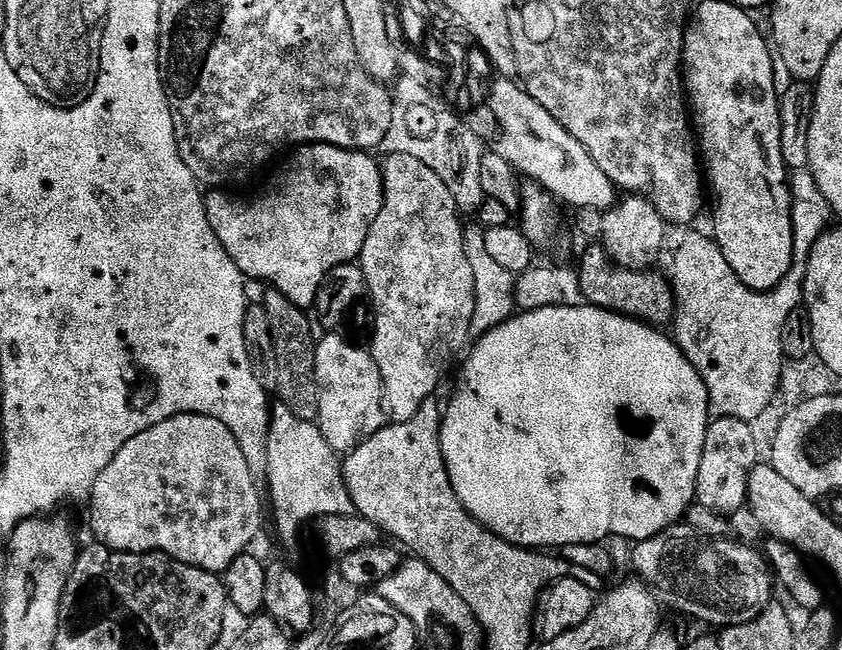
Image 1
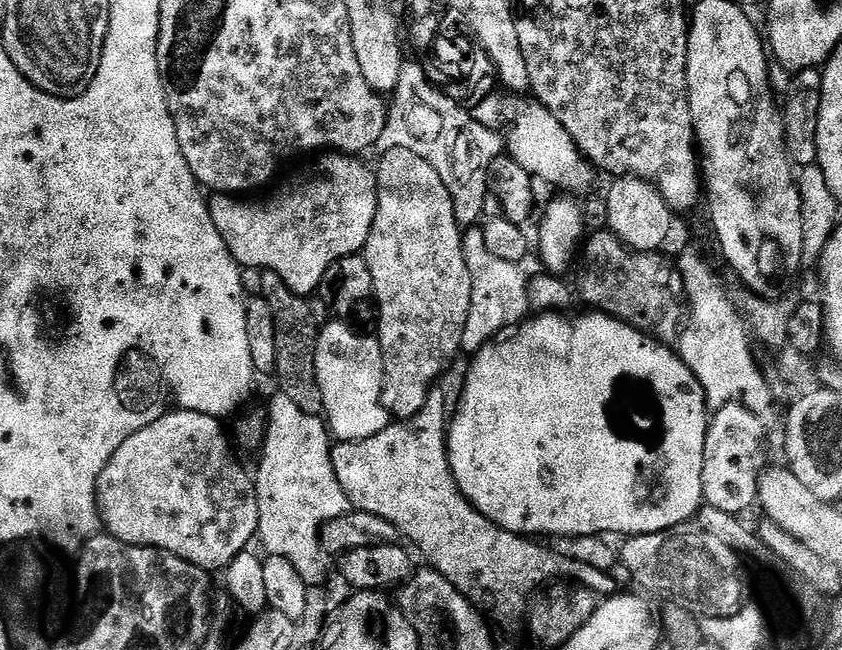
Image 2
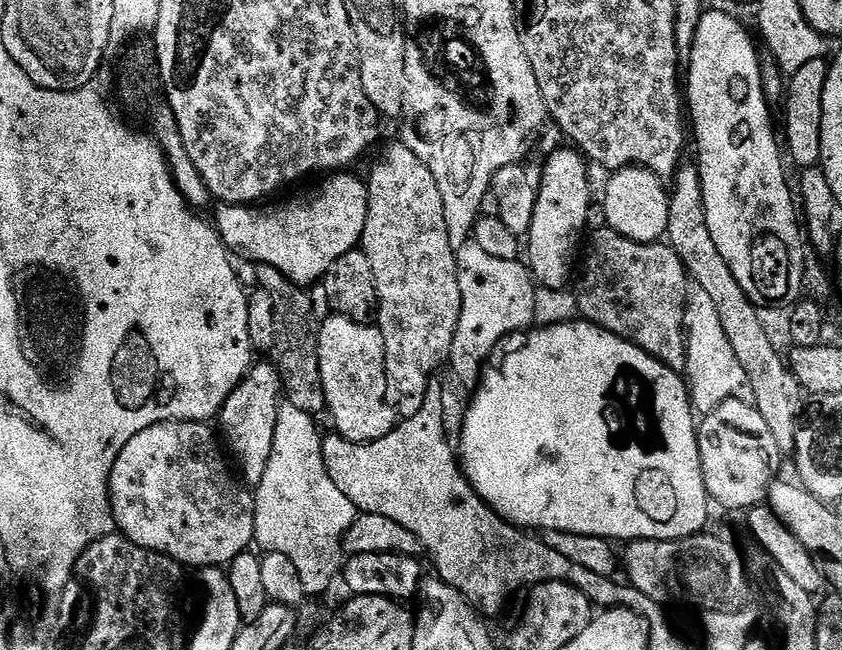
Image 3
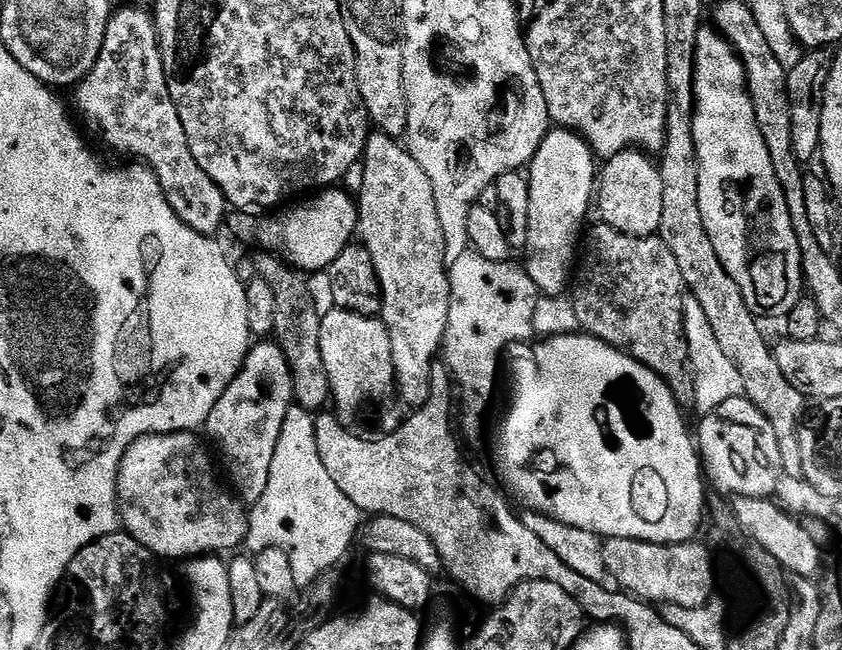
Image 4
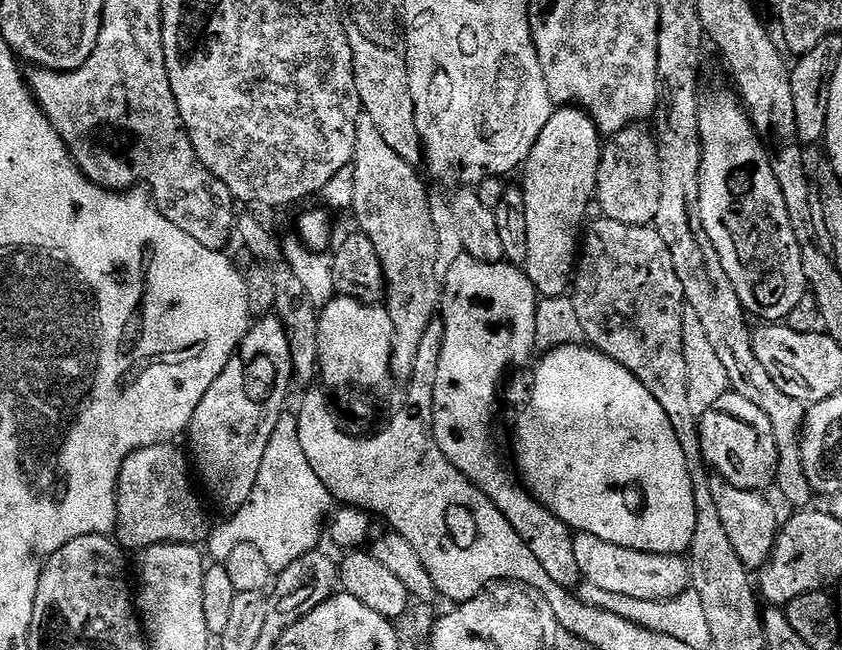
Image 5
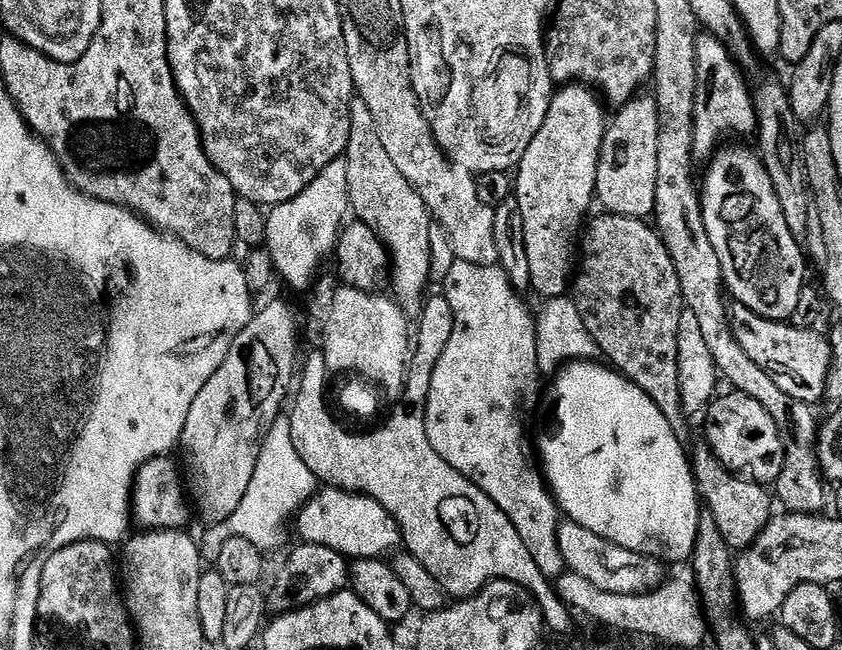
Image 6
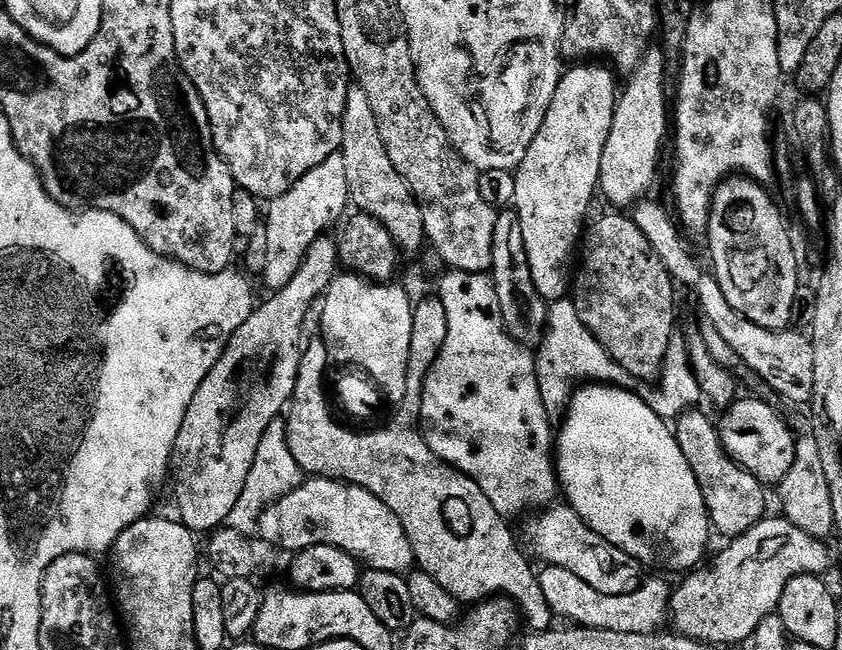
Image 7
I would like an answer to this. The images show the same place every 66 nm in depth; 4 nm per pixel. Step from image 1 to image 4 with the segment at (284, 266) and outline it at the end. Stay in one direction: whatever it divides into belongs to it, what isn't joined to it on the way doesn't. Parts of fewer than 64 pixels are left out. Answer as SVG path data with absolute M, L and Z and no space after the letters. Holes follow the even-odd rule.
M329 186L304 199L308 198L293 208L285 207L281 216L237 211L227 217L227 227L232 227L233 234L240 240L257 240L263 251L275 252L304 274L327 270L334 258L353 243L360 226L360 209L353 193L340 186Z

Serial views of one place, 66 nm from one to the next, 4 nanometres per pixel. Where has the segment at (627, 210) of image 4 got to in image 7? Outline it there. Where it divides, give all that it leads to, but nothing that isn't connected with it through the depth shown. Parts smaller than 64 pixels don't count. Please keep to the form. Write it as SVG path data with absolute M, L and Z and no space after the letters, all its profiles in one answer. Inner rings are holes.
M652 46L645 52L642 62L627 77L628 89L619 93L614 122L610 126L610 138L606 138L606 150L602 150L602 166L600 167L599 195L613 209L628 210L640 203L649 195L652 183L656 180L656 167L660 164L660 151L664 148L664 135L670 132L670 96L664 93L664 87L669 87L670 76L664 73L663 47Z

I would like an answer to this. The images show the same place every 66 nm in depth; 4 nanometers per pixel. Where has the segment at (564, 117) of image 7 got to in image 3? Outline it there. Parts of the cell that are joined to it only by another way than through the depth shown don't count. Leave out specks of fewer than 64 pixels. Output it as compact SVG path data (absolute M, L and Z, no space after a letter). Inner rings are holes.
M567 147L558 149L544 164L544 177L538 180L536 190L534 222L530 222L526 237L526 264L533 281L542 288L569 287L574 276L574 265L586 236L586 210L590 203L589 165L575 147Z

